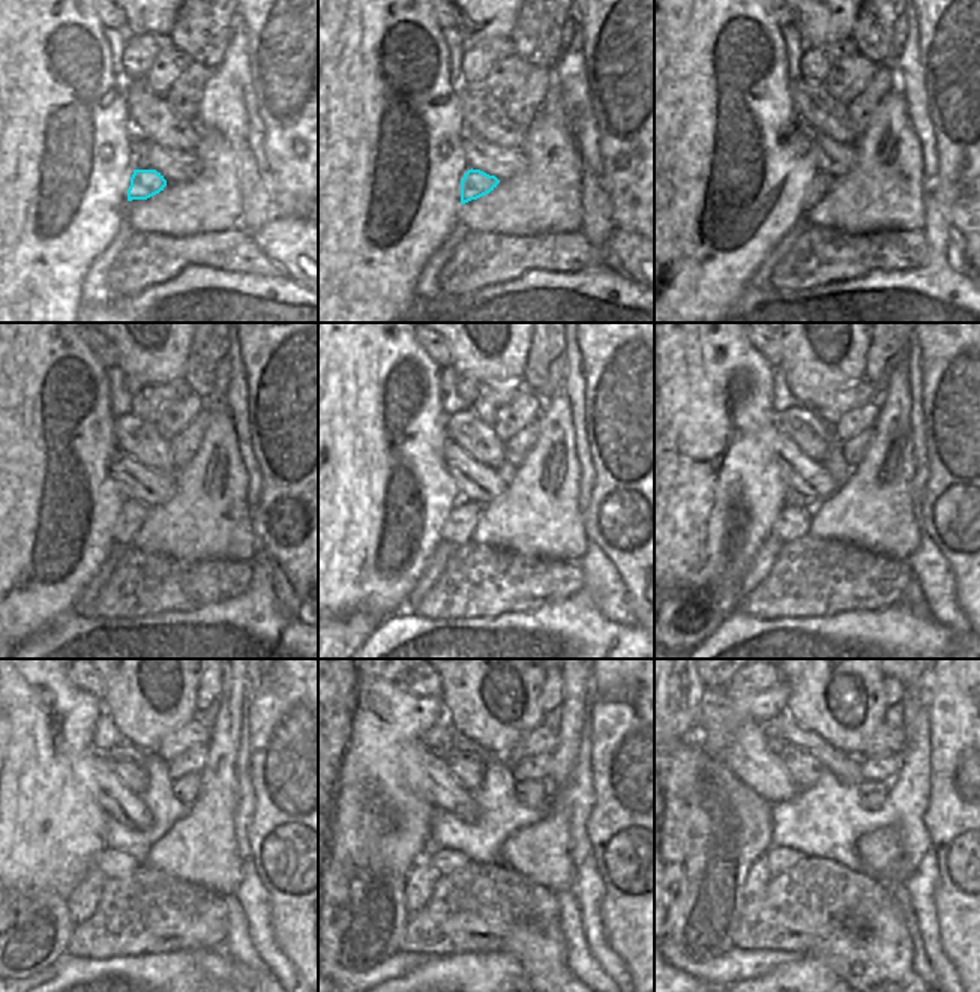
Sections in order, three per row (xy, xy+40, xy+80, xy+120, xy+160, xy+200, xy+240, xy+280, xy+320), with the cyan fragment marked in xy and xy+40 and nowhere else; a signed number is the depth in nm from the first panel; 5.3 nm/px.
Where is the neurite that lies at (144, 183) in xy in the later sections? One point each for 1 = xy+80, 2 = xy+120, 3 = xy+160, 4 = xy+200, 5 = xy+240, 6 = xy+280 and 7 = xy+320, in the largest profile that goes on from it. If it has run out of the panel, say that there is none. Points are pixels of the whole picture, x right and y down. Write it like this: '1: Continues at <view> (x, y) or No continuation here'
1: Continues at xy+80 (821, 182)
2: Continues at xy+120 (132, 514)
3: Continues at xy+160 (458, 529)
4: Continues at xy+200 (794, 521)
5: Continues at xy+240 (113, 863)
6: Continues at xy+280 (446, 860)
7: Continues at xy+320 (779, 860)

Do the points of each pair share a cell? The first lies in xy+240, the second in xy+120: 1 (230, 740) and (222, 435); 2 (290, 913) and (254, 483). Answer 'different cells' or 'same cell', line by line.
1: same cell
2: different cells

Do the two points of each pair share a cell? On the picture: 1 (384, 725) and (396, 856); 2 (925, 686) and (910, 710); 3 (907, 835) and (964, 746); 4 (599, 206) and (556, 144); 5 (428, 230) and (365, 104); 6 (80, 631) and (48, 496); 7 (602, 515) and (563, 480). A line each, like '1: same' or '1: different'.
1: same
2: same
3: different
4: different
5: same
6: different
7: different

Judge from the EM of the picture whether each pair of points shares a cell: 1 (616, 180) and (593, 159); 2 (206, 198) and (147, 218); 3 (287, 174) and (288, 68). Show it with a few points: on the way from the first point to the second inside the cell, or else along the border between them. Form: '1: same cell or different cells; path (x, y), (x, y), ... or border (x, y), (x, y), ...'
1: different cells; border (598, 131), (599, 176)
2: same cell; path (191, 207), (162, 213)
3: same cell; path (290, 147), (290, 95)

